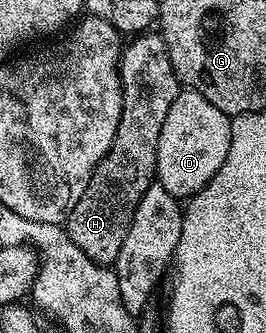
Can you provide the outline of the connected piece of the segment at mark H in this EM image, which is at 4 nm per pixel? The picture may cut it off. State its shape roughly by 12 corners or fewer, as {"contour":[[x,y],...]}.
{"contour":[[160,34],[124,45],[119,130],[67,215],[116,265],[155,182],[179,81]]}

